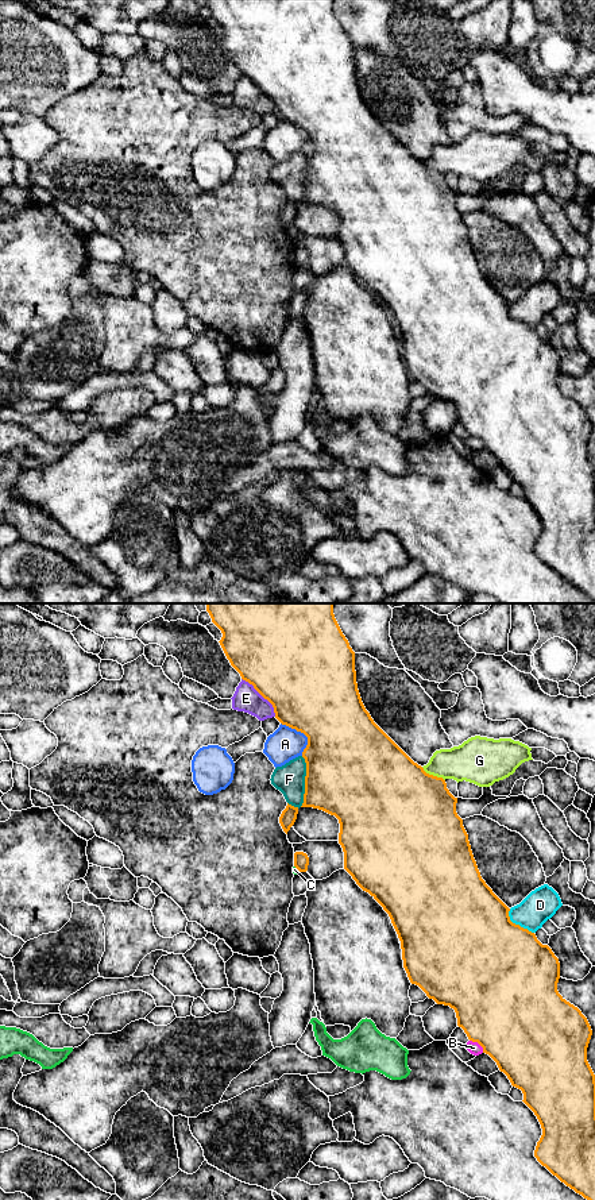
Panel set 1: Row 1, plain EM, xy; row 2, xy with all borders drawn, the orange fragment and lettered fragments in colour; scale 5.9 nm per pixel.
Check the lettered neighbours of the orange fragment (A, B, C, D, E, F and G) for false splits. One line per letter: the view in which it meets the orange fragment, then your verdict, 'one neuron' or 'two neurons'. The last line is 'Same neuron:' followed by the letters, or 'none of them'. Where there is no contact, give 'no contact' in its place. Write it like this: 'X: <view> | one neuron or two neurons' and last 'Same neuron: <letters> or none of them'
A: xy | two neurons
B: xy | two neurons
C: xy | two neurons
D: xy | two neurons
E: xy | two neurons
F: xy | two neurons
G: xy | two neurons
Same neuron: none of them

